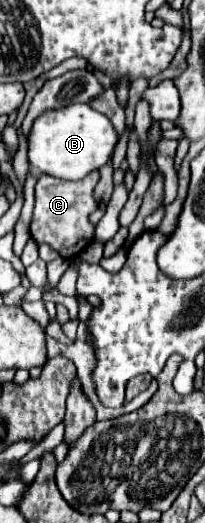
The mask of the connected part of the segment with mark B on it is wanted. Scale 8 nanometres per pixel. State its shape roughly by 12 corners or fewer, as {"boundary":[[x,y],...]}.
{"boundary":[[73,103],[27,135],[31,169],[79,181],[109,161],[117,133]]}

